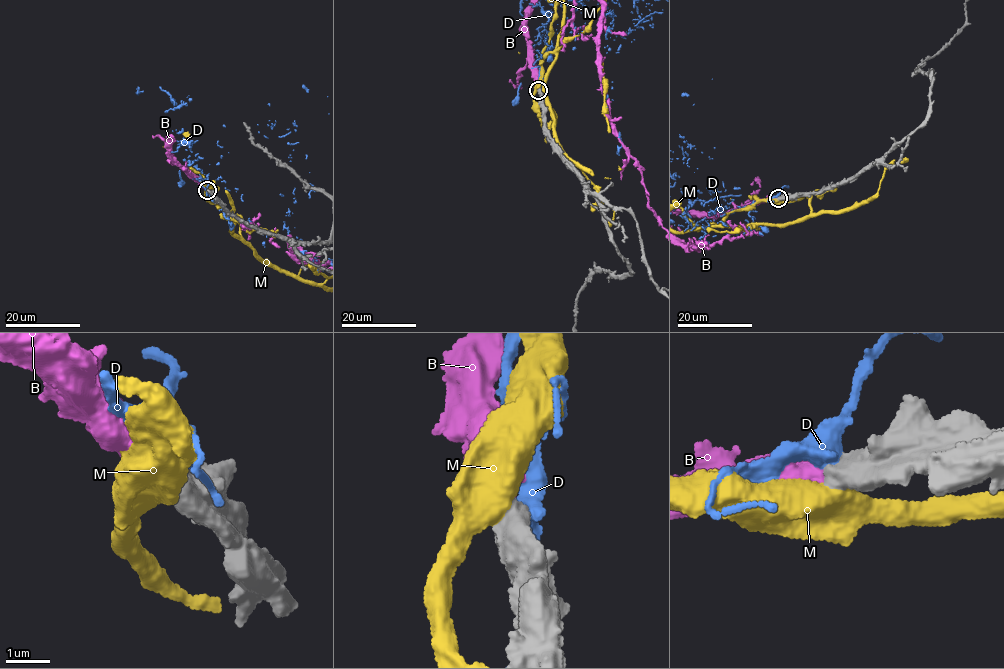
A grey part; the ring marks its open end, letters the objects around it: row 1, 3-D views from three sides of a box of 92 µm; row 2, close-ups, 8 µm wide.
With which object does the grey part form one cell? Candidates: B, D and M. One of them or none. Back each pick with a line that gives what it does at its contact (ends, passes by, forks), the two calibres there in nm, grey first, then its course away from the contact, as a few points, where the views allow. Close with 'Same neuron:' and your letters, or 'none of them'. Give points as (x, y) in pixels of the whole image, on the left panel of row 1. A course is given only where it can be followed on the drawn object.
B: it ends; calibres 750 and 600 nm
Same neuron: B

